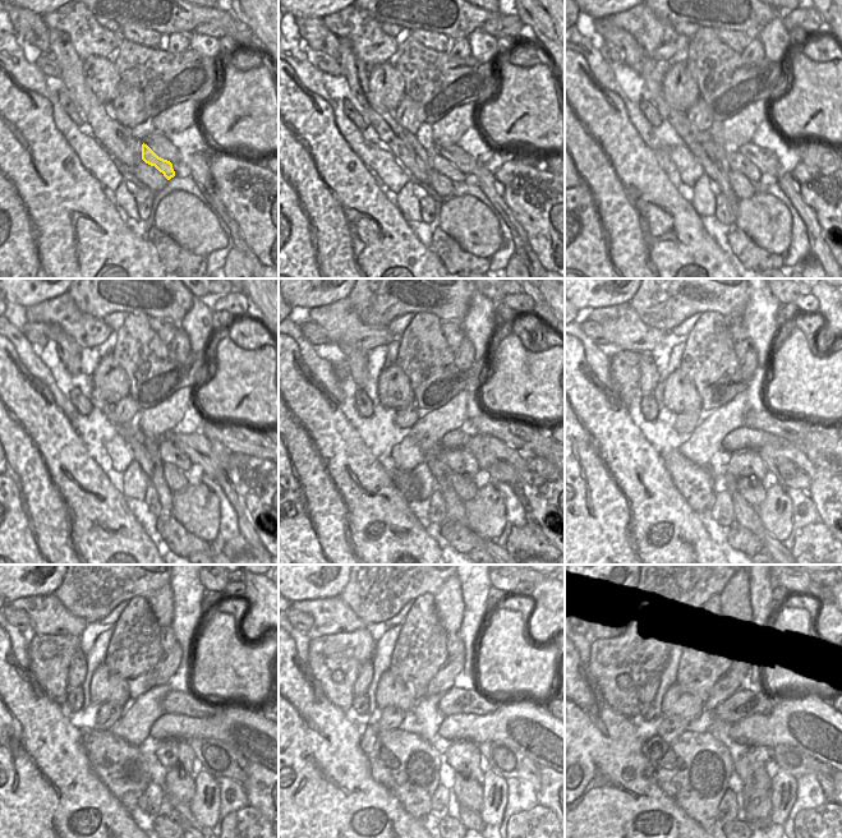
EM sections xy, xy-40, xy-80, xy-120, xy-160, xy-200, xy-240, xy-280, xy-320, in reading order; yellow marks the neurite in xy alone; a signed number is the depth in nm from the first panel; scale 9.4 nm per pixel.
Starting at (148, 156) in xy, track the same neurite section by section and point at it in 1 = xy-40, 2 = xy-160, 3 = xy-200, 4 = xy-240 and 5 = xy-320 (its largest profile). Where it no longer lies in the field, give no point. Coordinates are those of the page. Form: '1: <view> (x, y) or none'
1: xy-40 (445, 166)
2: xy-160 (460, 460)
3: xy-200 (749, 464)
4: xy-240 (171, 753)
5: xy-320 (753, 772)

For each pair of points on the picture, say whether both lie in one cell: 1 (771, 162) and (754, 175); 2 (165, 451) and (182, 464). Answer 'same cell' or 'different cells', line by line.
1: different cells
2: same cell

